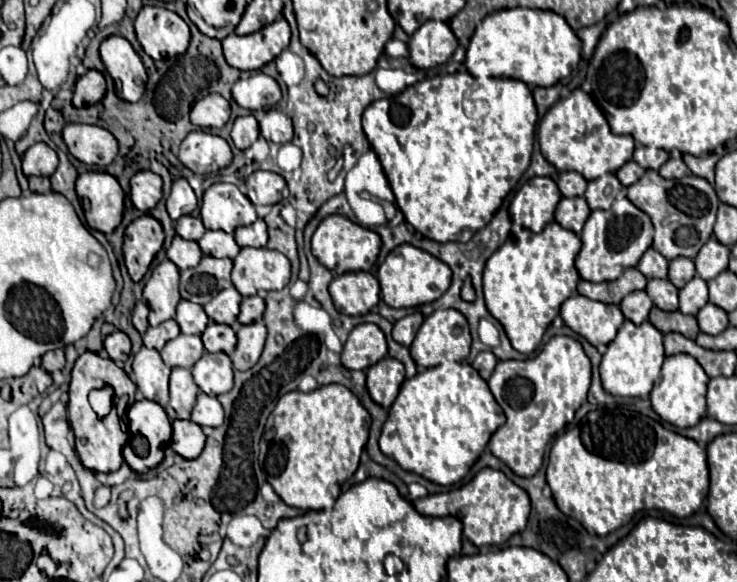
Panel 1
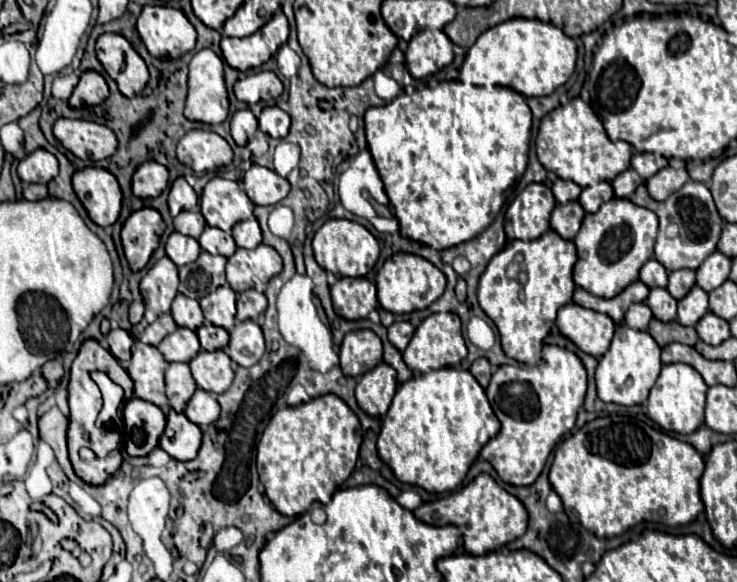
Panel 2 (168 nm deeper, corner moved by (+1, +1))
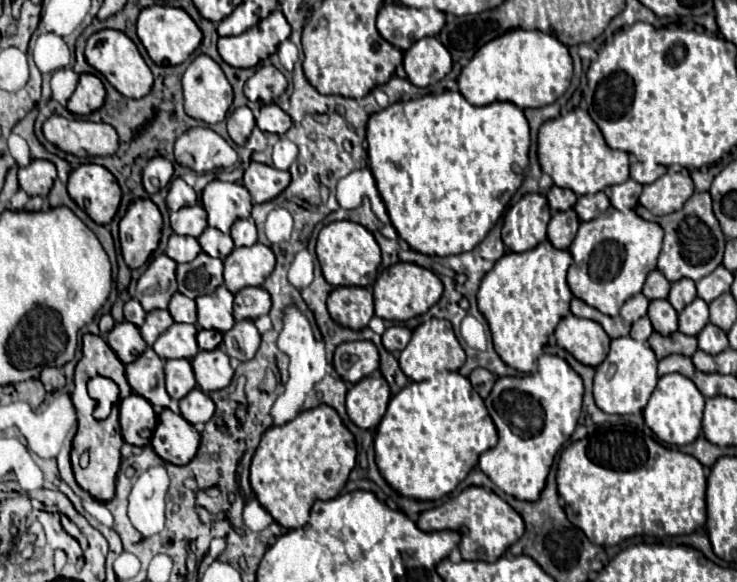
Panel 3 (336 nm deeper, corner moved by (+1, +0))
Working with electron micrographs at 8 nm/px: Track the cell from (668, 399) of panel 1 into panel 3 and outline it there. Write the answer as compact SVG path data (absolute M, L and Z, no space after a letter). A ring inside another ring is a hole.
M667 374L661 376L657 382L657 388L653 390L643 416L645 424L655 432L655 436L667 444L689 444L701 434L701 418L703 418L703 406L705 406L705 396L695 388L695 382L683 374Z

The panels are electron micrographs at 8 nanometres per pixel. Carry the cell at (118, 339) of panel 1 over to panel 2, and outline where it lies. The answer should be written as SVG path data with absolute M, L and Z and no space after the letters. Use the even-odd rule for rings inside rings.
M113 329L109 335L107 335L107 343L109 343L109 351L121 359L121 361L129 361L131 357L131 345L133 345L133 335L131 331L125 331L125 329Z

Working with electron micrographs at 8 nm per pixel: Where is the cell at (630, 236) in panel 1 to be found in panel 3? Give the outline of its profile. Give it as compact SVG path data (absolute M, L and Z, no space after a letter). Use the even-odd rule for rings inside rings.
M609 206L595 220L581 222L579 232L577 232L577 236L575 236L575 240L569 248L569 252L573 254L573 260L575 260L569 268L569 274L567 274L567 282L569 282L569 288L571 288L573 296L581 298L583 302L591 304L593 308L601 310L603 314L617 316L623 302L641 292L643 282L647 278L647 272L657 268L657 256L661 252L661 242L663 242L663 228L657 222L643 220L631 208L617 210L617 208Z

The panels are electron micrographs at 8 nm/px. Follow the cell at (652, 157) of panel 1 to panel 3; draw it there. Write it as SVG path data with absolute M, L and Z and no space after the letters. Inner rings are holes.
M633 162L631 164L631 178L637 180L639 184L651 184L665 172L667 172L667 168L661 164L655 164L655 162Z

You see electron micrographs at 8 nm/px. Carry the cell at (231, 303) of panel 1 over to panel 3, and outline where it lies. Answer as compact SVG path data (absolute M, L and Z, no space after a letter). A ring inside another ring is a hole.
M219 286L213 294L197 298L197 326L227 332L233 328L233 294Z

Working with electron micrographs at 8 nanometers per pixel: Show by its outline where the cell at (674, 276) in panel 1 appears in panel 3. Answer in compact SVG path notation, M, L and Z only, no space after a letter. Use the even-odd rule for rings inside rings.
M681 278L677 282L671 284L671 292L669 292L669 302L673 304L673 308L679 312L683 310L691 300L697 298L697 290L695 290L695 282L689 278Z

